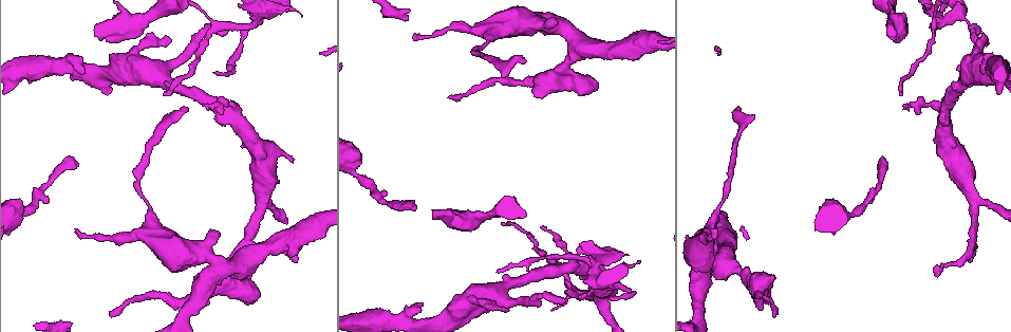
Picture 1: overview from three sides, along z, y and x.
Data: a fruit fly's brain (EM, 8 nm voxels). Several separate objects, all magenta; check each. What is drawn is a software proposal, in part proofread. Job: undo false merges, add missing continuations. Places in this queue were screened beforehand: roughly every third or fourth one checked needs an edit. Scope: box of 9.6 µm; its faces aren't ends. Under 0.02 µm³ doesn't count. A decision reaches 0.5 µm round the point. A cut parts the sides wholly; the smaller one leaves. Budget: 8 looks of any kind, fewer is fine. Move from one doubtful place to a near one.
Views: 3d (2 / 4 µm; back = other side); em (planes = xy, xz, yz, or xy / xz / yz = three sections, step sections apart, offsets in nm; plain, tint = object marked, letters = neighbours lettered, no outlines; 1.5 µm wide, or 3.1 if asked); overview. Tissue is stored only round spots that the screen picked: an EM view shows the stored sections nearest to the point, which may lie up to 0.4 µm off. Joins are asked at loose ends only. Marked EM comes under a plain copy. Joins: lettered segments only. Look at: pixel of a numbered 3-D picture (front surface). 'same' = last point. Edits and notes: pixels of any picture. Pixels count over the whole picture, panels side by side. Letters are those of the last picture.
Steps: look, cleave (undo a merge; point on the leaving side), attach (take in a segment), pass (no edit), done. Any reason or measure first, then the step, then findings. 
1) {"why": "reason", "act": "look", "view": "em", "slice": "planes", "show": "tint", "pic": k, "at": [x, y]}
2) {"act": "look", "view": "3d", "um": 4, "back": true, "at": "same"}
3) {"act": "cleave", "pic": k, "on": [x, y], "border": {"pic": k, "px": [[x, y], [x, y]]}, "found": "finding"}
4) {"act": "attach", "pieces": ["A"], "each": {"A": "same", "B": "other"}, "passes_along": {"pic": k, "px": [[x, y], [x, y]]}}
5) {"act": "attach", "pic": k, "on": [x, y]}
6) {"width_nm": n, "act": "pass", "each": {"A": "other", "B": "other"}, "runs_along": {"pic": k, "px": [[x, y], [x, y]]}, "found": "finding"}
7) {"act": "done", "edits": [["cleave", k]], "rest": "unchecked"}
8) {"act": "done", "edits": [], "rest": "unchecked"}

{"why": "tapers out", "act": "look", "view": "3d", "um": 2, "pic": 1, "at": [294, 258]}

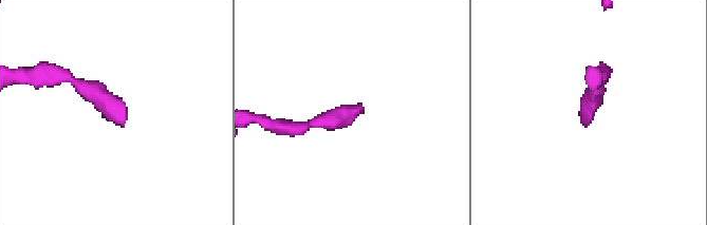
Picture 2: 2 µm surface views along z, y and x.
{"why": "shape alone is not enough", "act": "look", "view": "em", "slice": "planes", "show": "tint", "pic": 2, "at": [127, 116]}

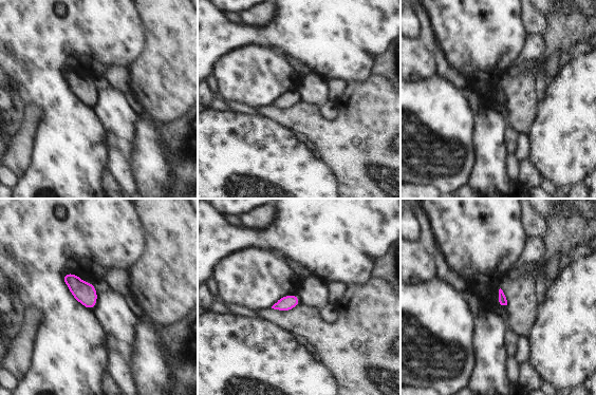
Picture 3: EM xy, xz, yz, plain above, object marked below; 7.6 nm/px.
{"why": "what lies round it", "act": "look", "view": "em", "slice": "planes", "show": "letters", "at": "same"}

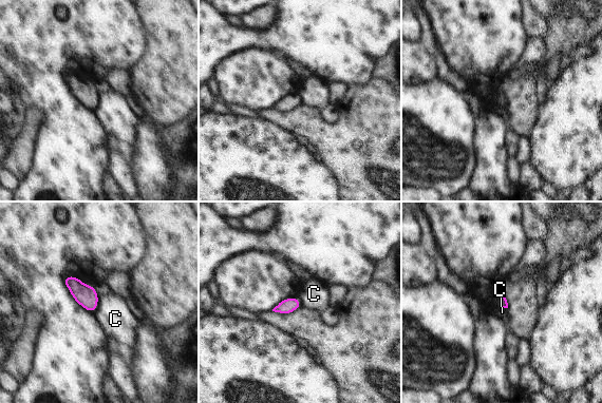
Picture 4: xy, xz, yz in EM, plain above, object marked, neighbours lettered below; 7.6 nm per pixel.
{"act": "pass", "each": {"C": "other"}, "border": {"pic": 4, "px": [[499, 295], [499, 304], [507, 308]]}, "found": "none of them fits"}

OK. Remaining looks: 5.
{"why": "branch point", "act": "look", "view": "3d", "um": 2, "pic": 1, "at": [215, 25]}

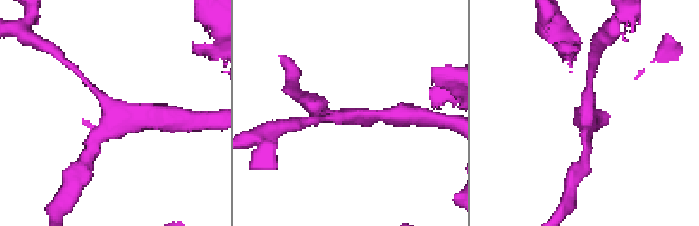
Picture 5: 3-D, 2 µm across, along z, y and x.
{"act": "look", "view": "em", "slice": "planes", "show": "letters", "pic": 5, "at": [122, 121]}

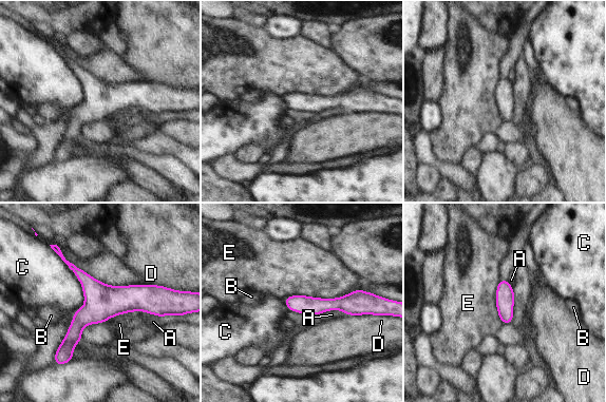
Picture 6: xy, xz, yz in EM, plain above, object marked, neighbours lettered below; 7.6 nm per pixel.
{"act": "pass", "each": {"A": "other", "B": "other", "C": "other", "D": "other", "E": "other"}, "border": {"pic": 6, "px": [[357, 288], [334, 298], [284, 299]]}, "found": "all the same neuron"}

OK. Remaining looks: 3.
{"why": "an open end", "act": "look", "view": "em", "slice": "xy", "step": 4, "show": "letters", "pic": 1, "at": [433, 218]}

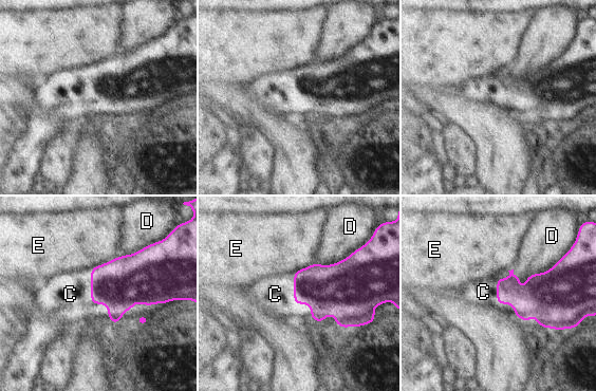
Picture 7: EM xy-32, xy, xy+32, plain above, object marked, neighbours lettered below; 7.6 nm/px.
{"act": "attach", "pieces": ["C"], "each": {"C": "same", "D": "other", "E": "other"}, "found": "it goes on there"}

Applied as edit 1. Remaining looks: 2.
{"act": "done", "edits": [["attach", 7]], "rest": "unchecked"}

